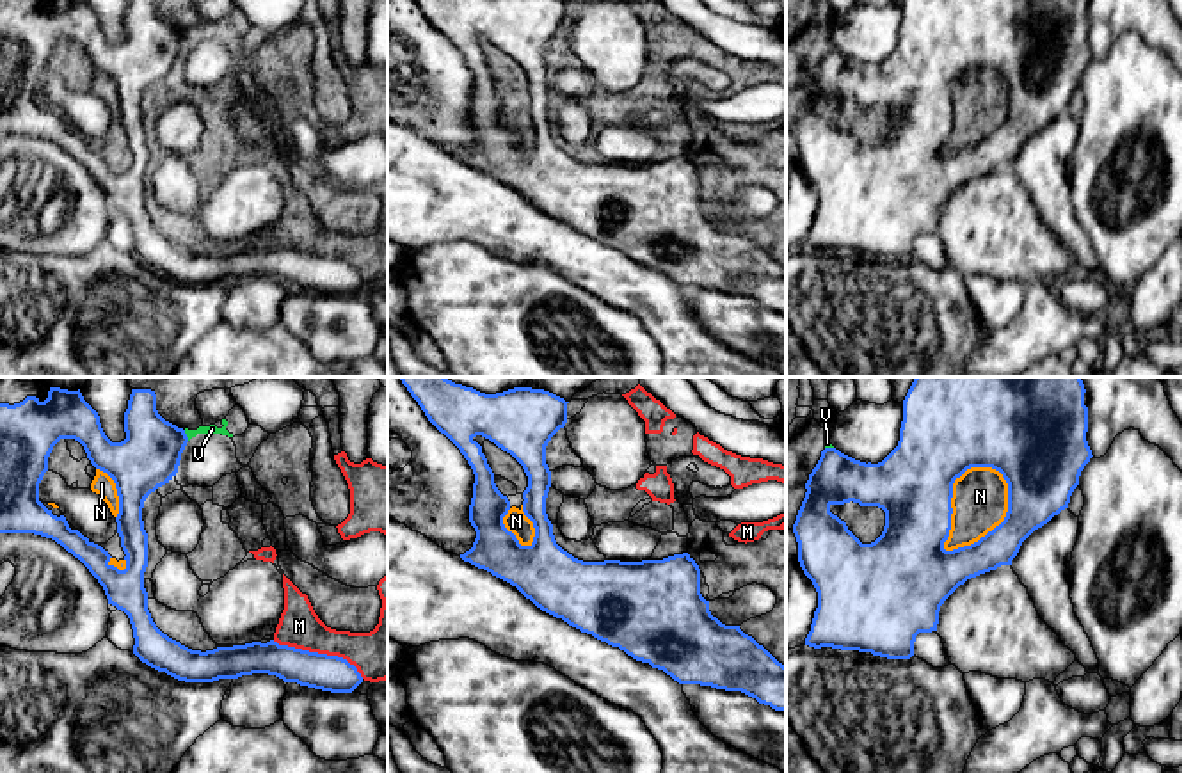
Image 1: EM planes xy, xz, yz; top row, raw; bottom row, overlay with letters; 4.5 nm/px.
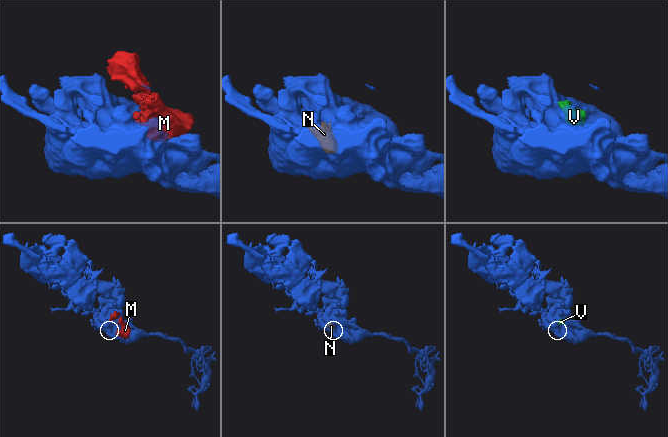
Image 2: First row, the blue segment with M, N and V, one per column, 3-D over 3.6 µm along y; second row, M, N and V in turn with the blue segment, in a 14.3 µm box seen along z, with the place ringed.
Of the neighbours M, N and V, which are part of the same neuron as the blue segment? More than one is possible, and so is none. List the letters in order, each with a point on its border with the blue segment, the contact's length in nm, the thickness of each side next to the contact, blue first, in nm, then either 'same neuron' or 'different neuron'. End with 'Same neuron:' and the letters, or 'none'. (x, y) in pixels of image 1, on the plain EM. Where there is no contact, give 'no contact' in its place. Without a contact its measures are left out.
M: meets blue in xy at (317, 255); contact 440 nm long; 160 nm thick on the blue side, 190 nm on the other; different neuron
N: meets blue in yz at (952, 96); contact 440 nm long; 360 nm thick on the blue side, 260 nm on the other; different neuron
V: meets blue in xy at (185, 38); contact 50 nm long; 280 nm thick on the blue side, 50 nm on the other; different neuron
Same neuron: none

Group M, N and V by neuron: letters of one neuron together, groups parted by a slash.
M N V

